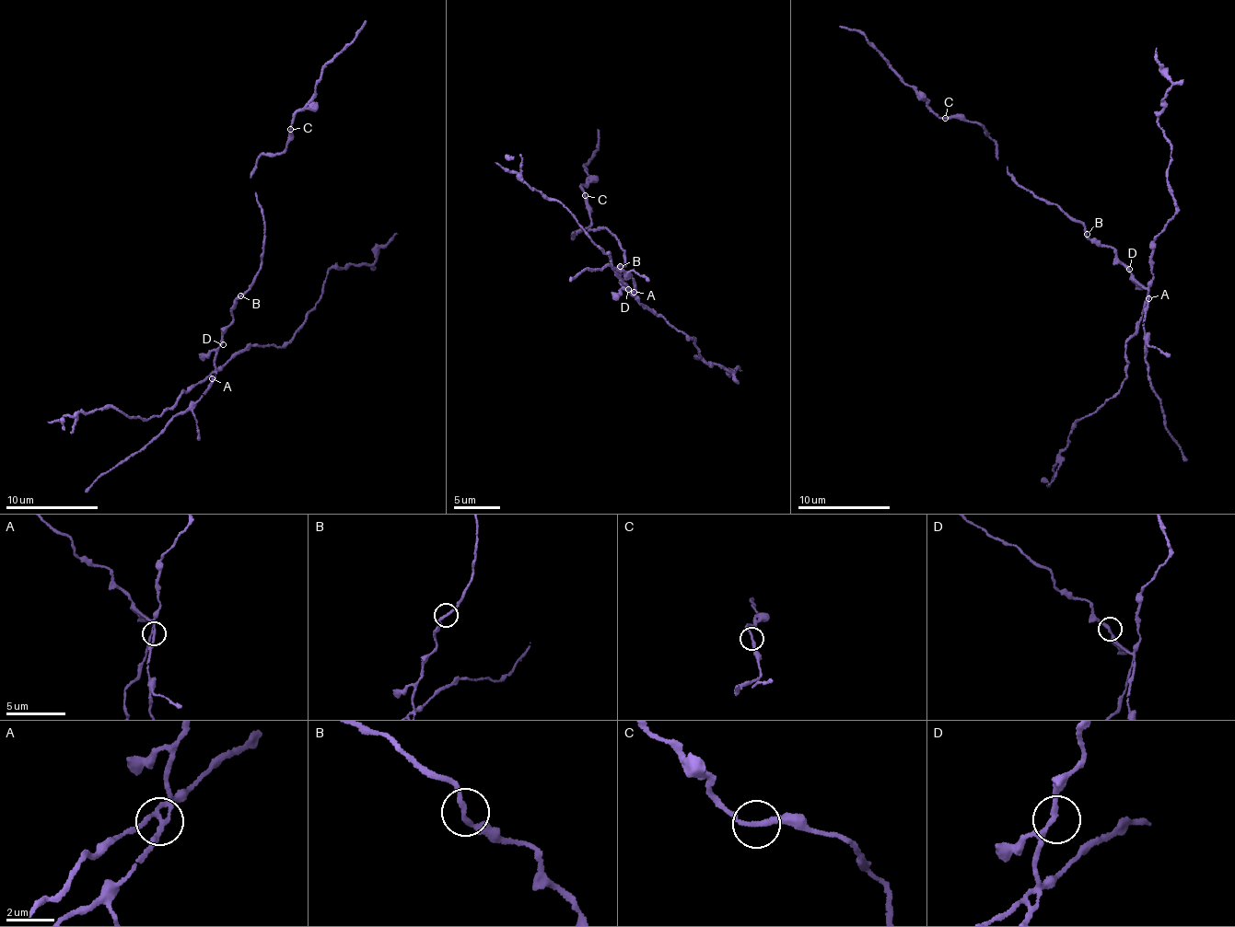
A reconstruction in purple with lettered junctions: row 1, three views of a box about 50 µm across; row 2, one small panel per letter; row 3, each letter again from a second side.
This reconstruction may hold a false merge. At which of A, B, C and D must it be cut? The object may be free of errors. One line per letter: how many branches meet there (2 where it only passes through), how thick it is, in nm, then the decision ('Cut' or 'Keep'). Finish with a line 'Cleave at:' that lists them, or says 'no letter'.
A: Branches: 3. Thickness 170 nm. Cut
B: Branches: 2. Thickness 190 nm. Keep
C: Branches: 2. Thickness 200 nm. Keep
D: Branches: 3. Thickness 170 nm. Keep
Cleave at: A

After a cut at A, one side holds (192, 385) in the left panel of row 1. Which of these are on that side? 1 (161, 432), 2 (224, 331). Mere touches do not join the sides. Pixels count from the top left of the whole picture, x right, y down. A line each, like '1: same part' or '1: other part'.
1: other part
2: other part

